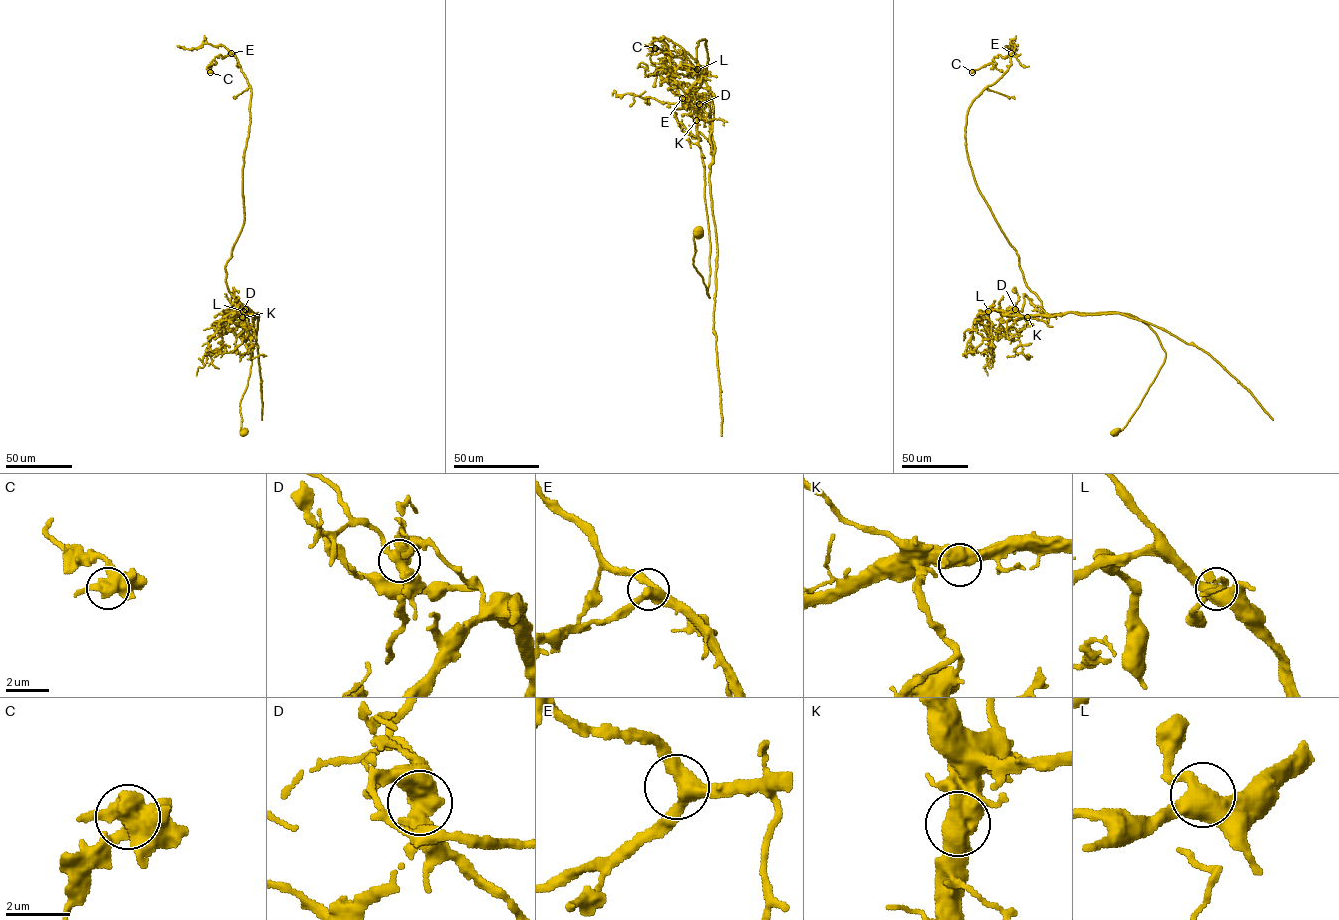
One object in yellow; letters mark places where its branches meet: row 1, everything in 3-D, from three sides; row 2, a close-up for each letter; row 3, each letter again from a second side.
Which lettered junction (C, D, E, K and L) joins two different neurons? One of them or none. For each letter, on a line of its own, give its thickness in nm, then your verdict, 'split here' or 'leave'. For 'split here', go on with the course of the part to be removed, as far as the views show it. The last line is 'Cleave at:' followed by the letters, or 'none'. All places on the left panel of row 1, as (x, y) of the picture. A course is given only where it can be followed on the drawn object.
C: calibre 550 nm; leave
D: calibre 550 nm; split here; course (244, 309), (253, 317), (256, 316), (252, 312), (258, 317), (256, 344), (262, 420)
E: calibre 420 nm; leave
K: calibre 550 nm; leave
L: calibre 500 nm; leave
Cleave at: D

